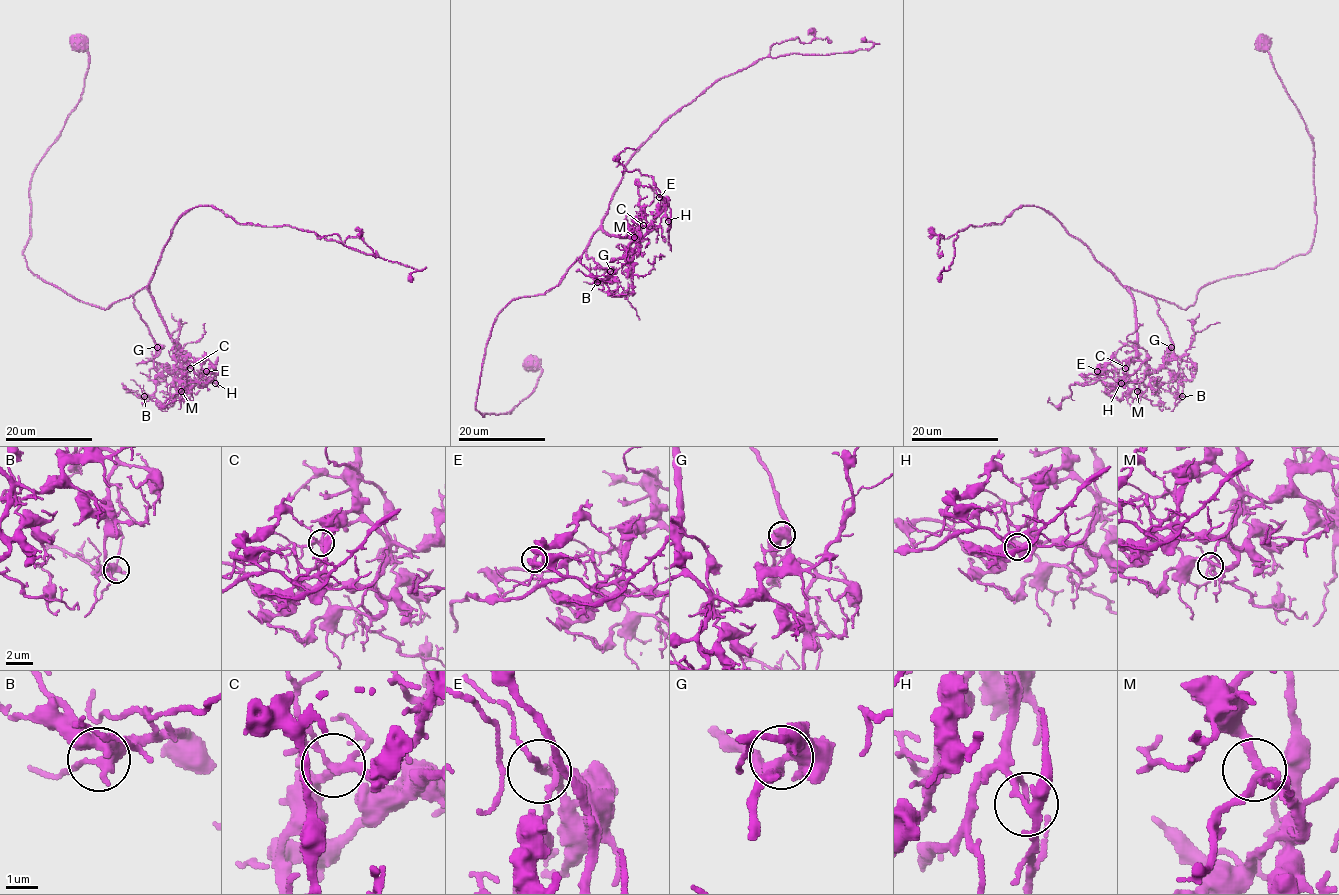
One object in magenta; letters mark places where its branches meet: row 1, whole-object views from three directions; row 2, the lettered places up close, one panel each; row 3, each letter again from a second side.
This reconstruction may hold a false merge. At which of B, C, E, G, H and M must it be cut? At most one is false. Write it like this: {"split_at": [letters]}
{"split_at": []}

